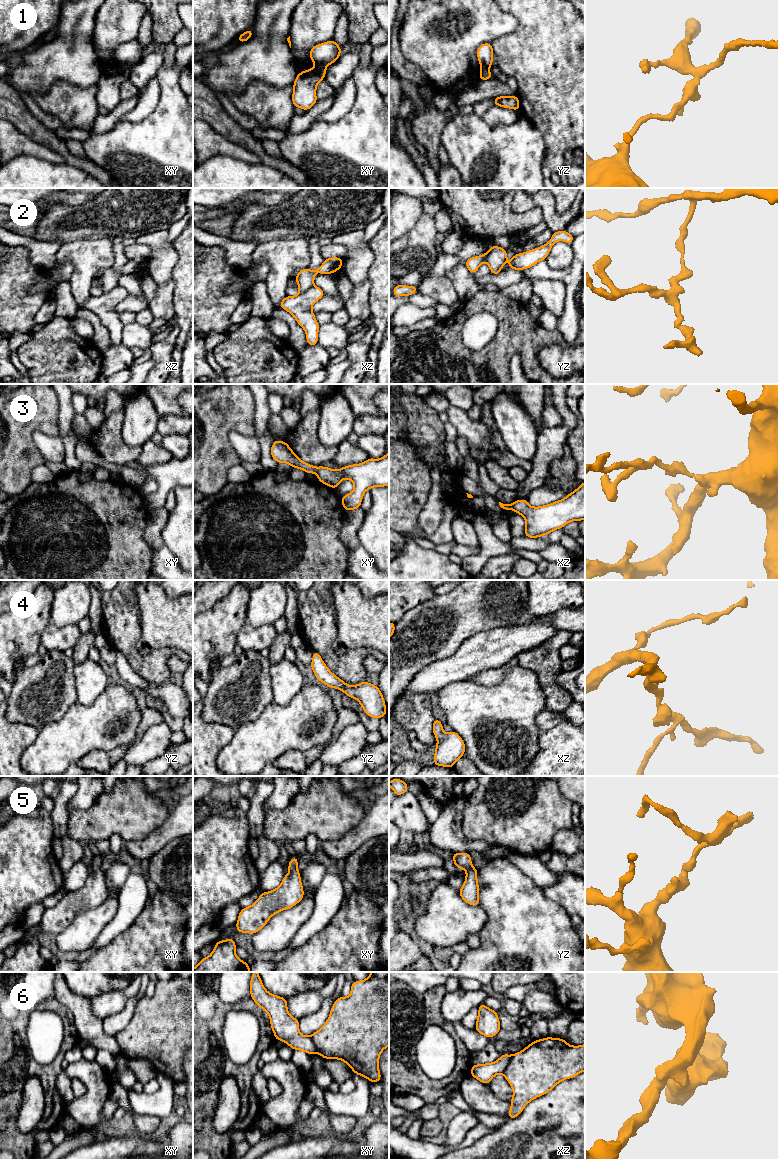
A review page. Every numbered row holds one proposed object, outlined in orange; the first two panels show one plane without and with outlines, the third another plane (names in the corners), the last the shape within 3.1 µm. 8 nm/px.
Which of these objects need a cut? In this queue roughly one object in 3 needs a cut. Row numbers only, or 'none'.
1, 2, 6

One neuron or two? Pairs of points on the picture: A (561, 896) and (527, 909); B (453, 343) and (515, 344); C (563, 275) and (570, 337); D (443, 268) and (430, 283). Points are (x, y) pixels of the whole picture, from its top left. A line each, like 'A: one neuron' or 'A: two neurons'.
A: two neurons
B: one neuron
C: one neuron
D: two neurons

